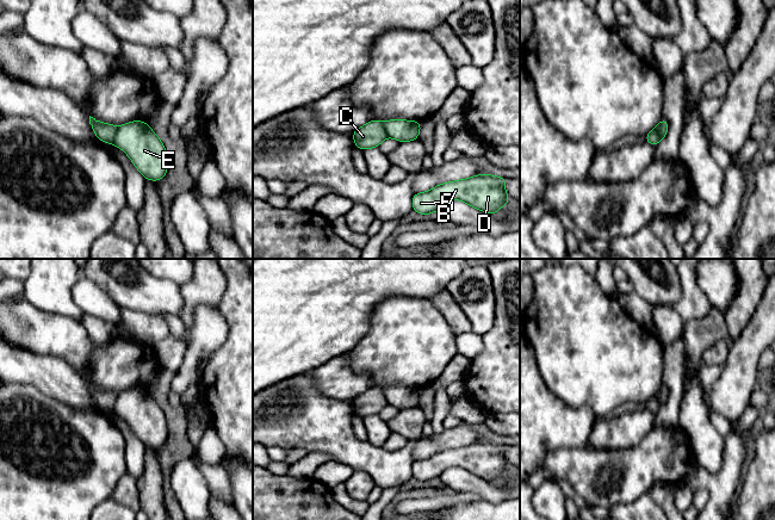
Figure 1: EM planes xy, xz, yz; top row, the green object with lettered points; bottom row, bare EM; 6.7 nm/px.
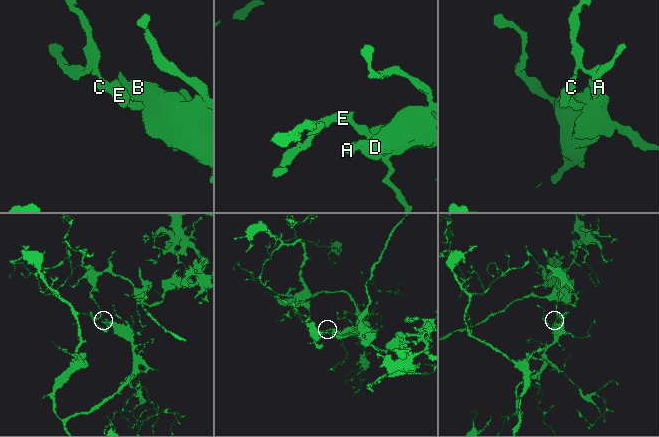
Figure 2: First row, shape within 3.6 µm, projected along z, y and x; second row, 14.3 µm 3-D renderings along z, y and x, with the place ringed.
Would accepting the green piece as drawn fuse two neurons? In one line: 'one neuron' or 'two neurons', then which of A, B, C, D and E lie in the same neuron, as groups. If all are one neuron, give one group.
two neurons | A B D E / C

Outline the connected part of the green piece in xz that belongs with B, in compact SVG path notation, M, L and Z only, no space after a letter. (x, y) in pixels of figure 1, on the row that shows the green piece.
M486 173L439 184L427 192L415 193L413 209L420 215L439 212L448 200L461 200L483 212L495 215L500 208L510 204L504 184L507 178Z

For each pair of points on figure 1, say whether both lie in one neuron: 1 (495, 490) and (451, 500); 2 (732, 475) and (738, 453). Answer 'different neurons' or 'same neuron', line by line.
1: different neurons
2: same neuron

